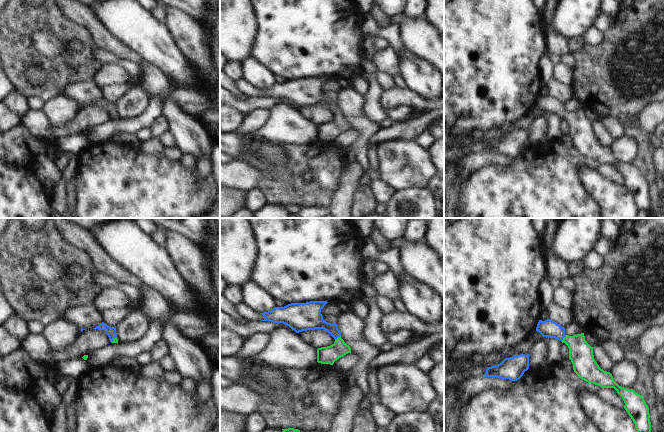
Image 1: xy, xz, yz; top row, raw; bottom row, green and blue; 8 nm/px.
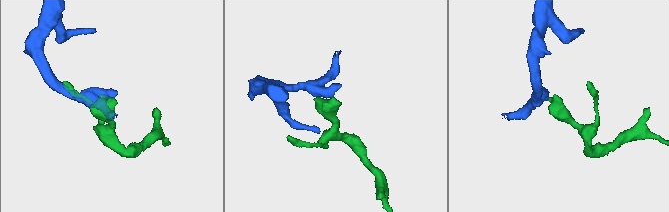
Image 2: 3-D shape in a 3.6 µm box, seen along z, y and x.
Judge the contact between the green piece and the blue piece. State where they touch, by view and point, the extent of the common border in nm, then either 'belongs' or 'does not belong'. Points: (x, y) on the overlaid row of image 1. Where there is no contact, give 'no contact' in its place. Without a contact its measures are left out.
meets green in yz at (563, 338); contact 70 nm long; belongs

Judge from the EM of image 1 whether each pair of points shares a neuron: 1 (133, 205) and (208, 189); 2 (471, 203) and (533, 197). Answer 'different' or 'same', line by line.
1: same
2: same

